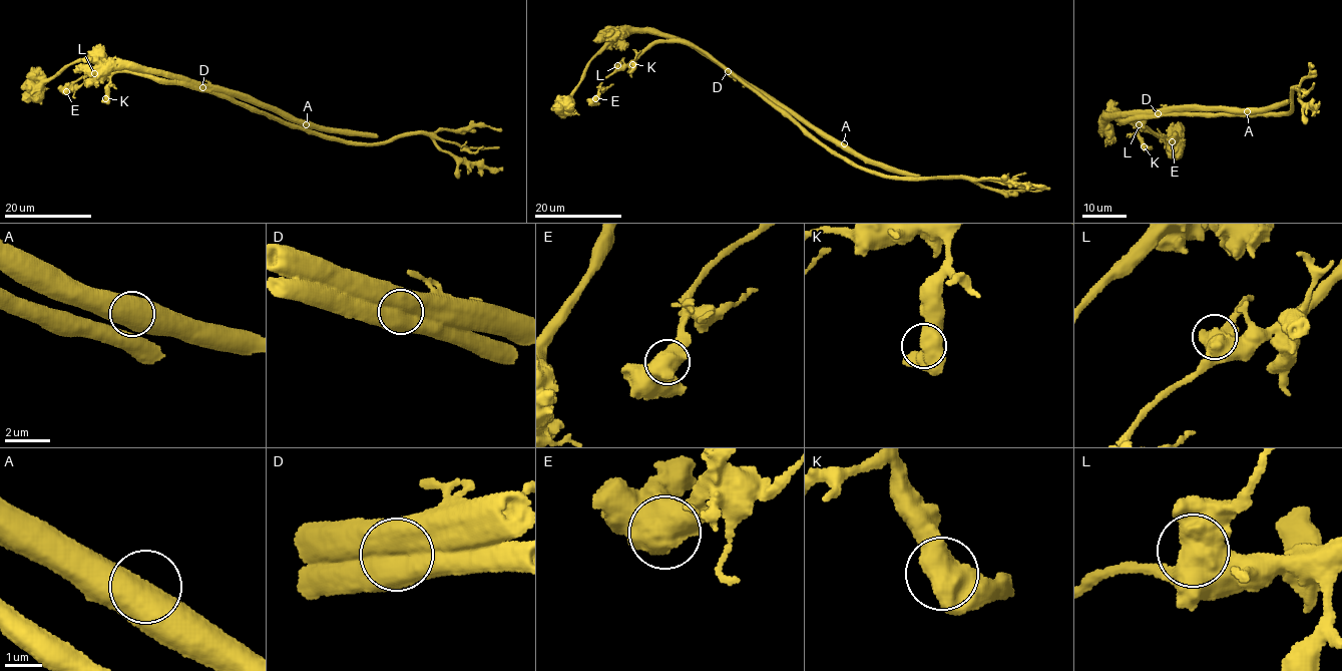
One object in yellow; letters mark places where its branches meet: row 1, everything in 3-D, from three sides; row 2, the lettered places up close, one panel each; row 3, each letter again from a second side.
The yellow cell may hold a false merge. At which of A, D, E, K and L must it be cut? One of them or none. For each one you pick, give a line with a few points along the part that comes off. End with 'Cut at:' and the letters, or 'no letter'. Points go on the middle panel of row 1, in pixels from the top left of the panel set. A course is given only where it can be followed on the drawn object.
D: (728, 70), (784, 109), (824, 144), (861, 168), (893, 177), (999, 180), (1049, 190)
Cut at: D

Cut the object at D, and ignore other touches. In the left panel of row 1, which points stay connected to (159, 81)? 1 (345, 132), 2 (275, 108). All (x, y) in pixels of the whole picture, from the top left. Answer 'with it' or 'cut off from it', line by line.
1: cut off from it
2: cut off from it

